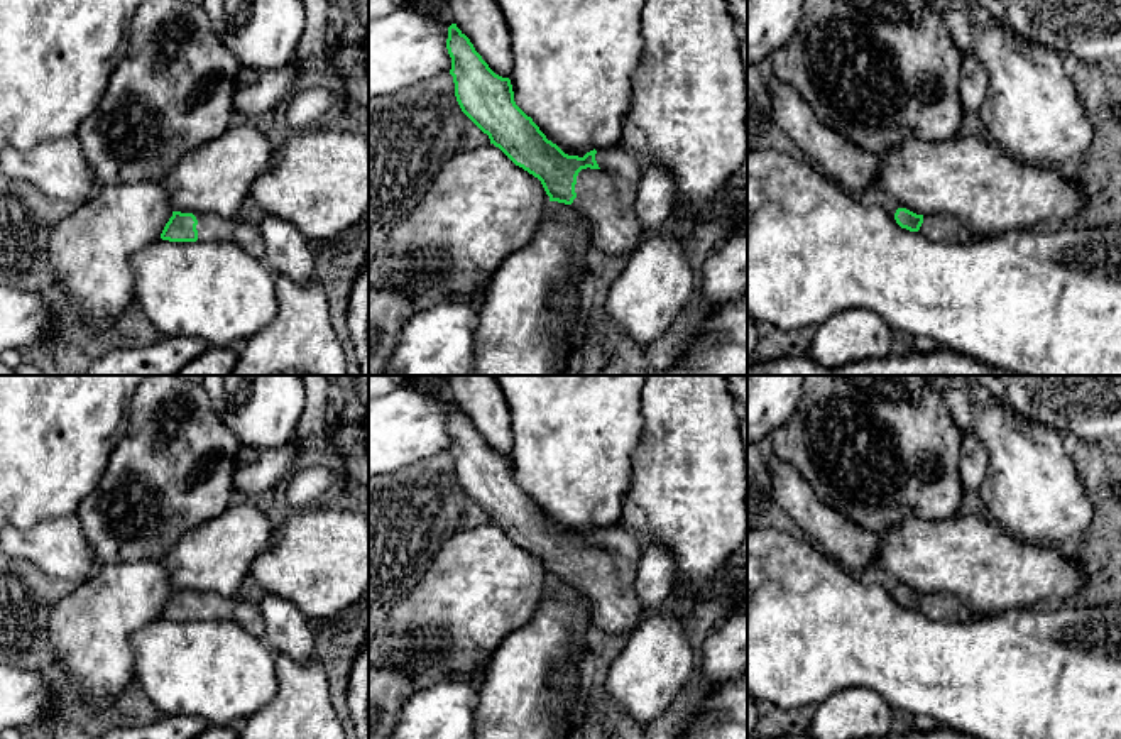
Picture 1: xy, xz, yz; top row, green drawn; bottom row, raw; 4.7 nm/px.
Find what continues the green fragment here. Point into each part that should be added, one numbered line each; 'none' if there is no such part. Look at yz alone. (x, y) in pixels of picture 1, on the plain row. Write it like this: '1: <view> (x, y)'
1: yz (935, 606)

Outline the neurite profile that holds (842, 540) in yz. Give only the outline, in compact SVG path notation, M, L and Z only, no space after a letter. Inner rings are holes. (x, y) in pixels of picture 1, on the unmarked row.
M768 457L768 462L773 463L768 474L776 504L812 543L856 575L867 570L879 551L878 534L820 502L793 467L773 457Z

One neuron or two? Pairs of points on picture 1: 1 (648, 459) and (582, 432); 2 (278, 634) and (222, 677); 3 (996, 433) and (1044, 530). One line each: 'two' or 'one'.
1: two
2: two
3: one

